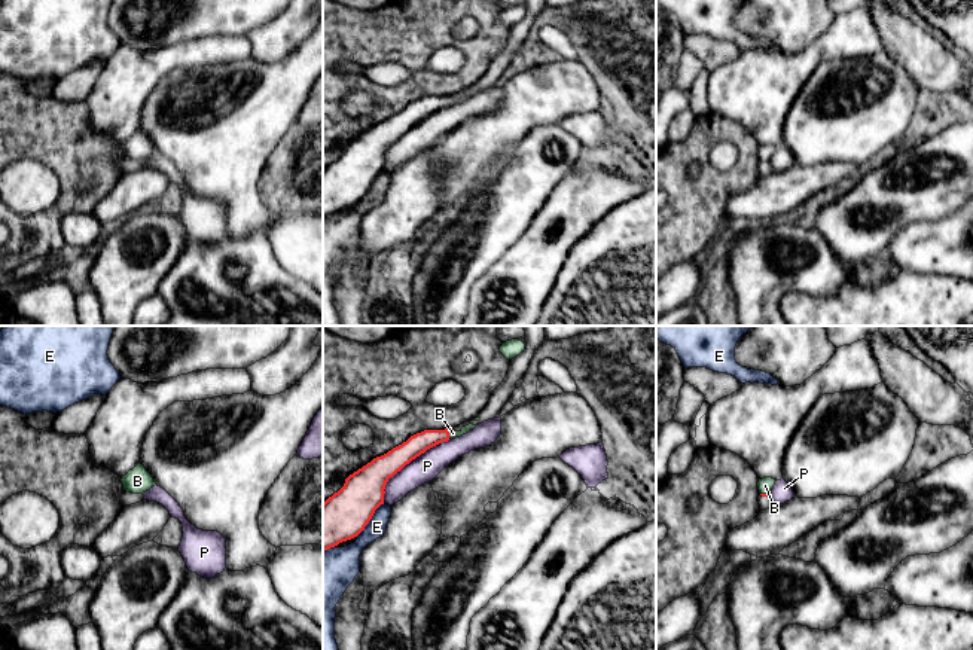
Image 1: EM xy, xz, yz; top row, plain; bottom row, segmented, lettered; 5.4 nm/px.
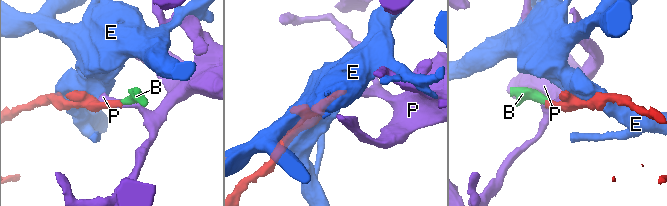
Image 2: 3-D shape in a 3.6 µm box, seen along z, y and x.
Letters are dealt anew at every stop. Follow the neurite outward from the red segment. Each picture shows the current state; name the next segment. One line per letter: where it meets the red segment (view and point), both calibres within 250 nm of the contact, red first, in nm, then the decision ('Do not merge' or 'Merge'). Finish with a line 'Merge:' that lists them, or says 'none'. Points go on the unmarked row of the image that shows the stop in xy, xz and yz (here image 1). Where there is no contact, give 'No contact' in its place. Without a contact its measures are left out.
B: Touches red at xz (448, 100). Thickness 110 nm (red) against 50 nm. Merge
E: Touches red at xz (371, 185). Thickness 260 nm (red) against 130 nm. Do not merge
P: Touches red at xz (408, 130). Thickness 190 nm (red) against 150 nm. Do not merge
Merge: B

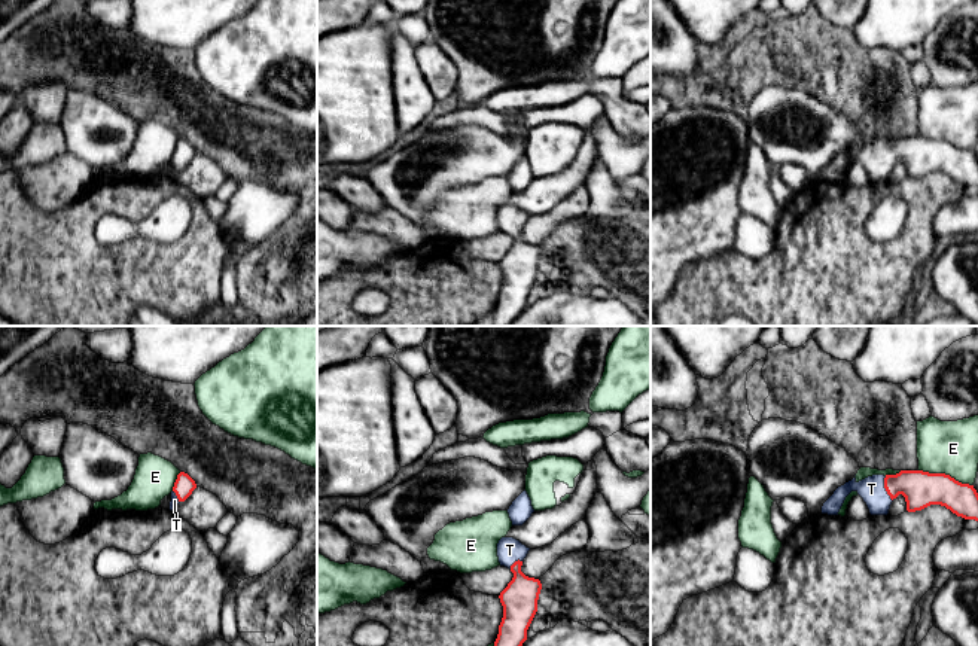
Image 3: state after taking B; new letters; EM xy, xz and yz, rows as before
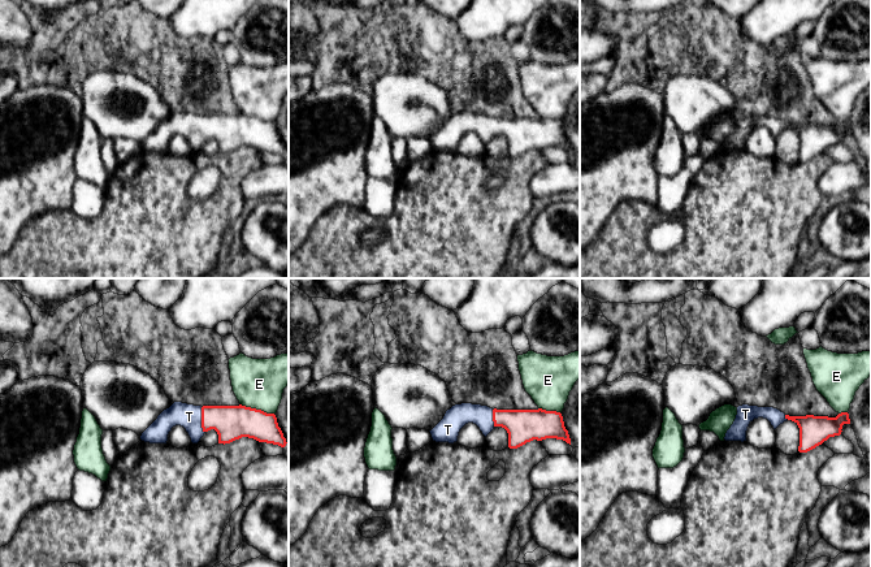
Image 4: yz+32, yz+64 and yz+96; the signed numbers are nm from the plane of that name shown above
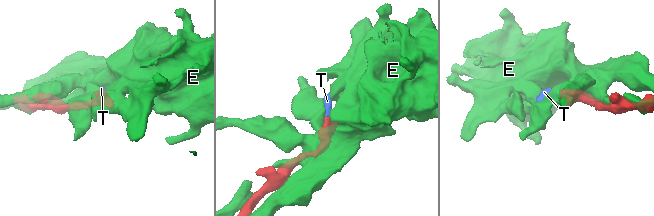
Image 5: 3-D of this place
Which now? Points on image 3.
E: Touches red at yz (944, 140). Thickness 190 nm (red) against 280 nm. Do not merge
T: Touches red at yz (884, 154). Thickness 190 nm (red) against 140 nm. Merge
Merge: T

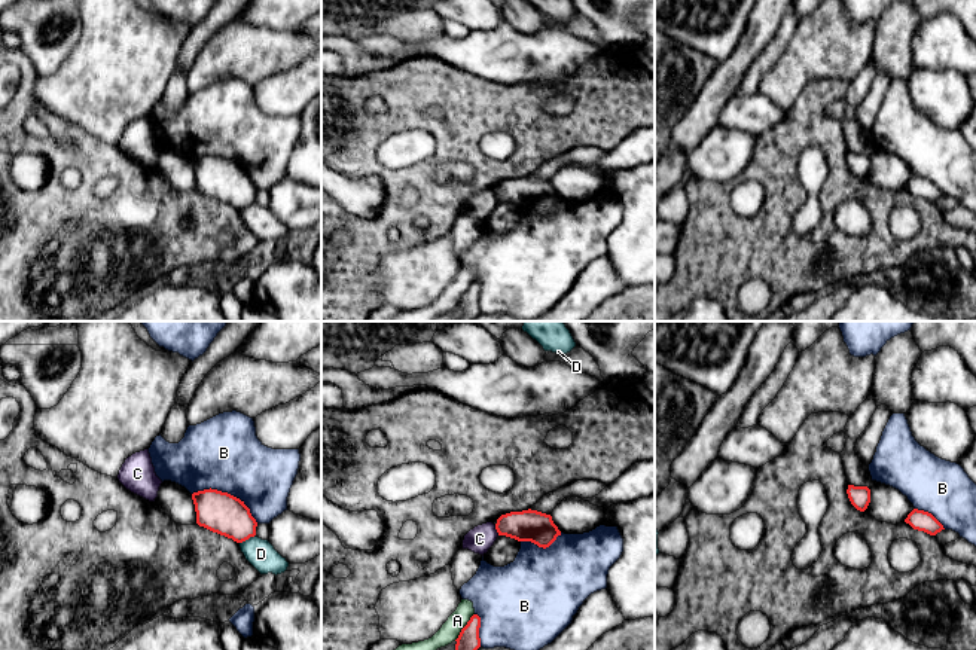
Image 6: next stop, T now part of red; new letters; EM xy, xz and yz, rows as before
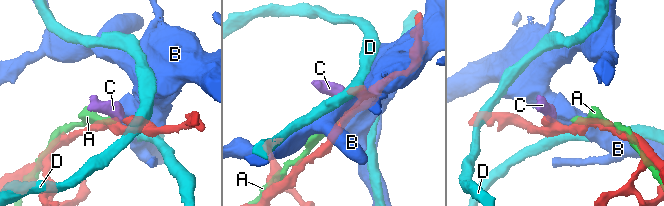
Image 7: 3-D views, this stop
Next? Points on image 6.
A: Touches red at xz (464, 293). Thickness 120 nm (red) against 110 nm. Do not merge
B: Touches red at xy (226, 159). Thickness 220 nm (red) against 400 nm. Do not merge
C: Touches red at xz (496, 195). Thickness 180 nm (red) against 140 nm. Do not merge
D: Touches red at xy (247, 206). Thickness 220 nm (red) against 160 nm. Do not merge
Merge: none

